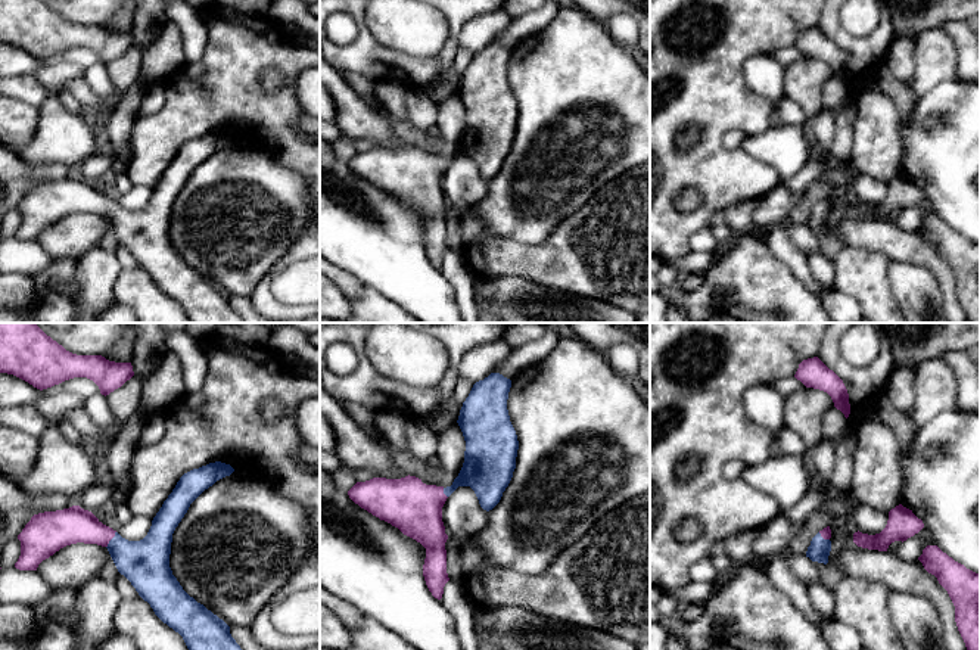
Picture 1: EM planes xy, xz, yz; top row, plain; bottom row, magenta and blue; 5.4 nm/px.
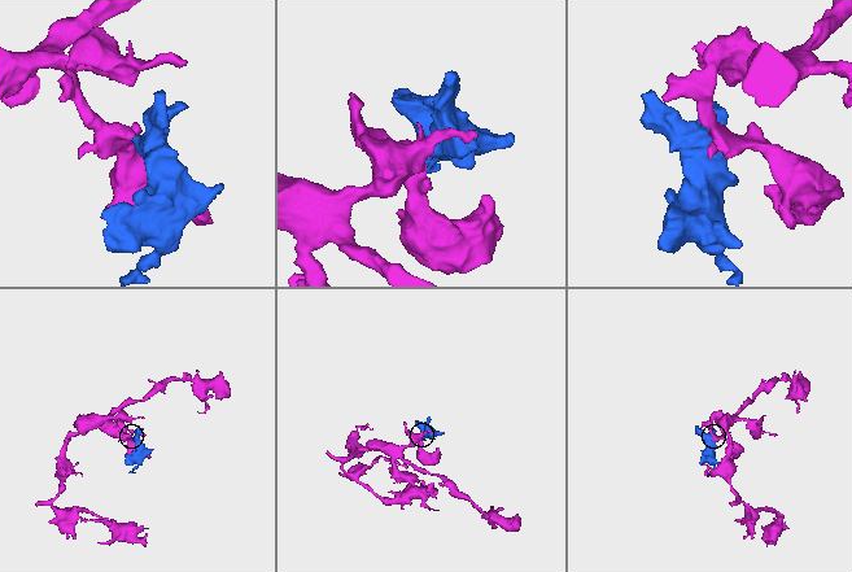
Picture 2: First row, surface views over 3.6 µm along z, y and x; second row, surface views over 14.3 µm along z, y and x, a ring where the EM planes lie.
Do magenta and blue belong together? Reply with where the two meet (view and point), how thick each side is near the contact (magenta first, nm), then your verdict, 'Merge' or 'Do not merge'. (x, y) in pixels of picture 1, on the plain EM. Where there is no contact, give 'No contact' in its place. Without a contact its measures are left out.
Touches magenta at xy (111, 208). Thickness 200 nm (magenta) against 260 nm. Merge

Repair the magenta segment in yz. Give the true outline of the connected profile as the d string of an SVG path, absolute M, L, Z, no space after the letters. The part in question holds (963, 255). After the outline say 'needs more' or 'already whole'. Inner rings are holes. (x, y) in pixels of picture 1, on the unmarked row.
M927 215L918 227L934 245L955 276L955 292L970 323L980 323L980 243L955 231L937 215Z | already whole

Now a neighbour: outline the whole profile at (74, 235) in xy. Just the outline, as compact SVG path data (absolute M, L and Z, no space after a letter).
M77 212L43 230L37 242L53 259L63 256L80 259L85 252L100 245L108 226L106 217Z

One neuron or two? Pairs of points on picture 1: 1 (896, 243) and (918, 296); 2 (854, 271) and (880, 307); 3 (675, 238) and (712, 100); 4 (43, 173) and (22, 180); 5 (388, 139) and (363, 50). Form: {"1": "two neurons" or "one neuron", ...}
{"1": "two neurons", "2": "one neuron", "3": "one neuron", "4": "one neuron", "5": "two neurons"}

